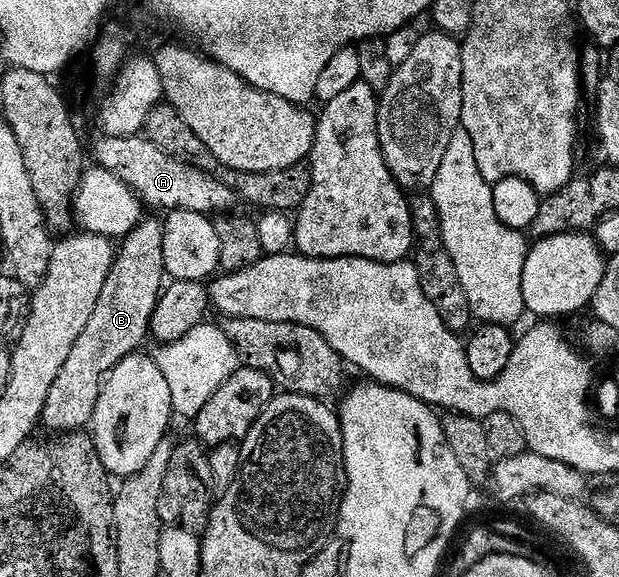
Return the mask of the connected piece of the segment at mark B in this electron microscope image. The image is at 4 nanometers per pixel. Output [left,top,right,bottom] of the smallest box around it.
[41,218,166,433]

